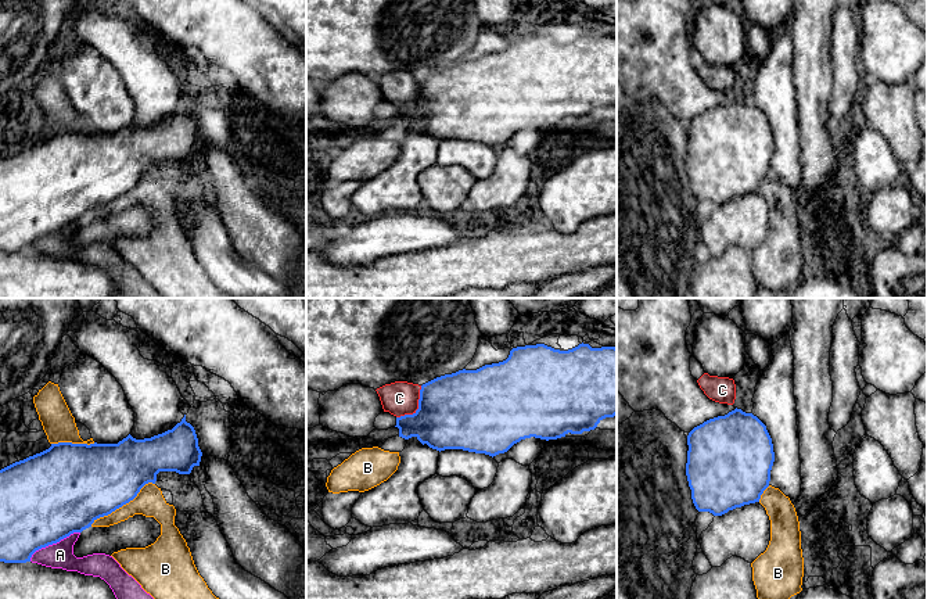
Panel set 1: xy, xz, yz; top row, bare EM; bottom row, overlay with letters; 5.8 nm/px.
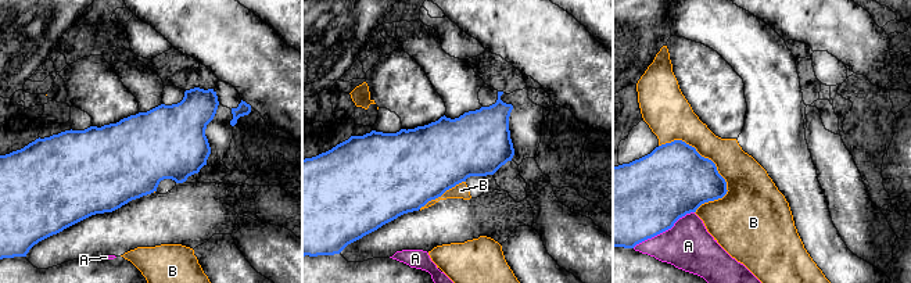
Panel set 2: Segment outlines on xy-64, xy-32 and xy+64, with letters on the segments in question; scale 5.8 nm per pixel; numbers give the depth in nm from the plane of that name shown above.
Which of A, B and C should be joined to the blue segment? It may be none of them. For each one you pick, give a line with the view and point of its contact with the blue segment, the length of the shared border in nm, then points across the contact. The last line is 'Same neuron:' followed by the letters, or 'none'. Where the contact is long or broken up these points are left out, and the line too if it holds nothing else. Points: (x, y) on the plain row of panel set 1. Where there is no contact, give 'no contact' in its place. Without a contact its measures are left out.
Same neuron: none

